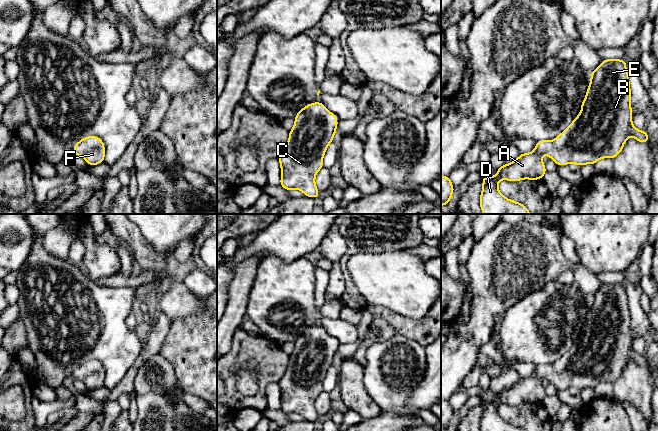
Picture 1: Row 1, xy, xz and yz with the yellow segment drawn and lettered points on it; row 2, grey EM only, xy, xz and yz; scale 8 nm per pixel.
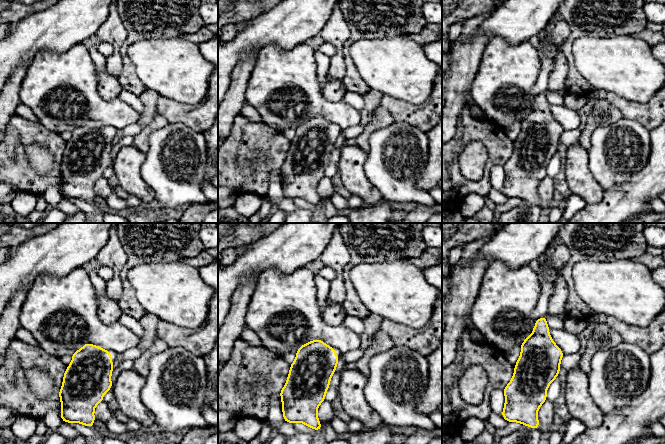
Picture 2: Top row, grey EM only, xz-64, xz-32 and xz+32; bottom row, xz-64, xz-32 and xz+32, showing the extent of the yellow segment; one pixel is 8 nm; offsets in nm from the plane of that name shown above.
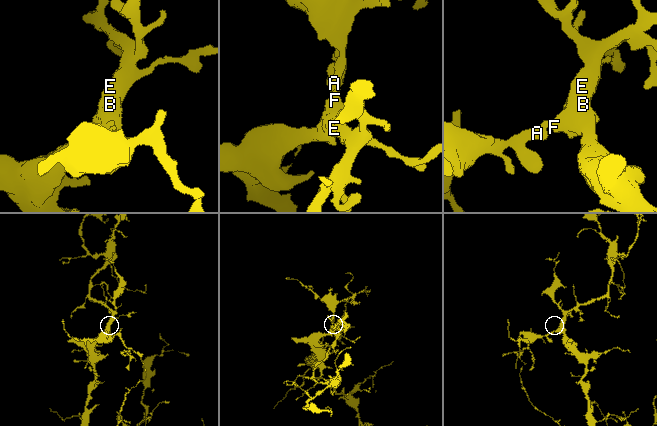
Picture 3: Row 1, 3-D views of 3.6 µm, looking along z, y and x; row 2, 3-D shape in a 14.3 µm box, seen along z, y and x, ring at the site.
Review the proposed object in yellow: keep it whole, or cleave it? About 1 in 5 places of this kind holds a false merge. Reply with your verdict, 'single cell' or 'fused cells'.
single cell

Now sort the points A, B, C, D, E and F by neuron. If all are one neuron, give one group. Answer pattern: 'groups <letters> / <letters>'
groups A B C D E F

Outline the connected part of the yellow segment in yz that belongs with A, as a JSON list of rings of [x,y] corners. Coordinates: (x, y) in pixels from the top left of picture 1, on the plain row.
[[[604,283],[603,286],[592,296],[591,305],[587,313],[586,321],[581,329],[581,336],[573,344],[569,351],[567,351],[560,359],[554,364],[538,365],[536,366],[535,373],[530,377],[524,377],[515,383],[510,388],[503,389],[498,392],[498,397],[493,401],[483,401],[483,413],[480,420],[481,431],[525,431],[516,425],[507,423],[498,414],[498,407],[502,404],[517,406],[522,403],[542,403],[546,397],[545,389],[542,385],[543,379],[548,379],[555,385],[558,390],[574,387],[578,390],[584,388],[595,388],[601,382],[614,383],[622,375],[626,364],[632,360],[638,366],[648,366],[649,360],[646,355],[640,355],[632,348],[632,334],[631,334],[631,315],[628,296],[625,284],[620,283]]]

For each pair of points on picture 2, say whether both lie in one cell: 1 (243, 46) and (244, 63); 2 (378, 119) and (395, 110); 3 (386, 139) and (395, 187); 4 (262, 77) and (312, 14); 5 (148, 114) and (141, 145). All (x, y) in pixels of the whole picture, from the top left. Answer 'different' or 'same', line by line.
1: different
2: different
3: same
4: different
5: different

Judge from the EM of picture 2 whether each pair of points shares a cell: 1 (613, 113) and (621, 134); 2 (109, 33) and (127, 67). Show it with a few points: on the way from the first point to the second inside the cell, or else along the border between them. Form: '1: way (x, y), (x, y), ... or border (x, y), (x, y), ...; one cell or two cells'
1: border (622, 117), (610, 124), (600, 125), (594, 131); two cells
2: border (127, 32), (121, 47), (121, 72), (117, 77); two cells

